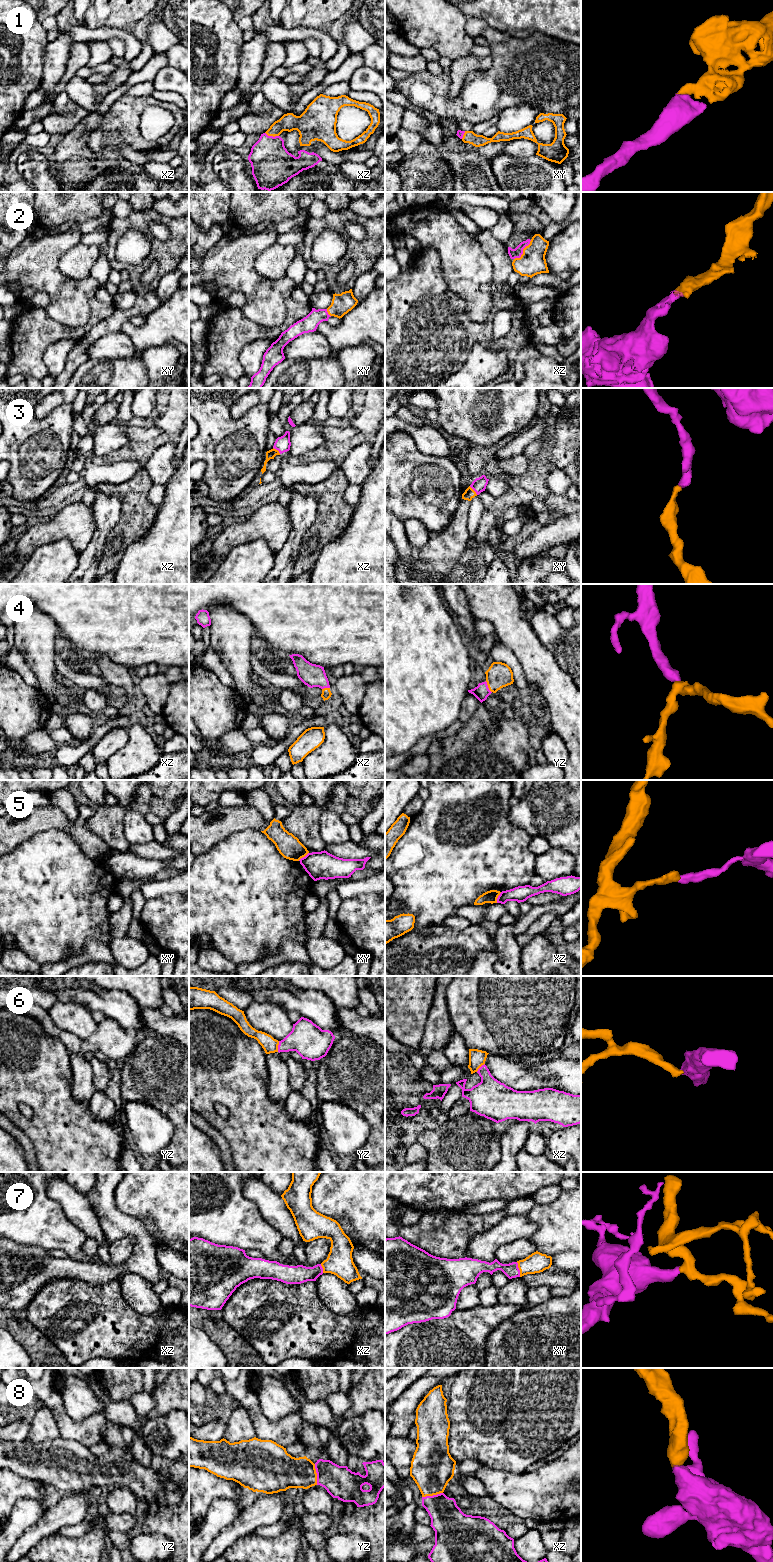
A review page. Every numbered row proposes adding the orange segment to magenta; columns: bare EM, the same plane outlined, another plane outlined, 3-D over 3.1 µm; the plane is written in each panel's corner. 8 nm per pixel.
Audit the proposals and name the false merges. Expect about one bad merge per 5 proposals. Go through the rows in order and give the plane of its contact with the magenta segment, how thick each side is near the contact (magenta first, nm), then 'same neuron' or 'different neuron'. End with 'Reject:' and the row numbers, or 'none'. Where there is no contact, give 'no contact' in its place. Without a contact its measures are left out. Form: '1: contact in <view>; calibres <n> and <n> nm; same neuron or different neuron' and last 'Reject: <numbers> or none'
1: contact in xz; calibres 340 and 140 nm; same neuron
2: contact in xz; calibres 80 and 200 nm; same neuron
3: contact in xy; calibres 110 and 90 nm; same neuron
4: contact in yz; calibres 120 and 200 nm; same neuron
5: contact in xz; calibres 130 and 100 nm; different neuron
6: contact in yz; calibres 280 and 130 nm; same neuron
7: contact in xy; calibres 120 and 160 nm; same neuron
8: contact in yz; calibres 260 and 260 nm; same neuron
Reject: 5

